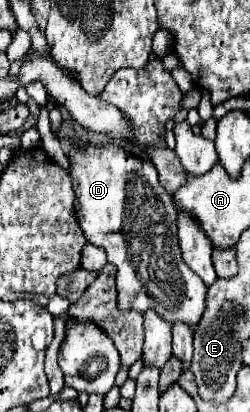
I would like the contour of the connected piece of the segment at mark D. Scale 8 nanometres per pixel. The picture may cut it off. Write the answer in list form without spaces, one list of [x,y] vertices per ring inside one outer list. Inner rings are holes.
[[[108,142],[102,146],[84,146],[84,148],[70,148],[68,154],[70,162],[70,176],[76,192],[74,212],[78,224],[86,236],[86,240],[94,246],[100,246],[108,254],[108,262],[112,262],[118,270],[116,286],[118,286],[118,306],[120,308],[134,308],[144,312],[146,308],[154,308],[158,316],[168,322],[188,322],[196,328],[206,296],[206,284],[186,268],[182,260],[178,236],[176,236],[176,208],[172,196],[162,188],[158,182],[158,172],[154,164],[132,156],[126,148],[116,142]]]

